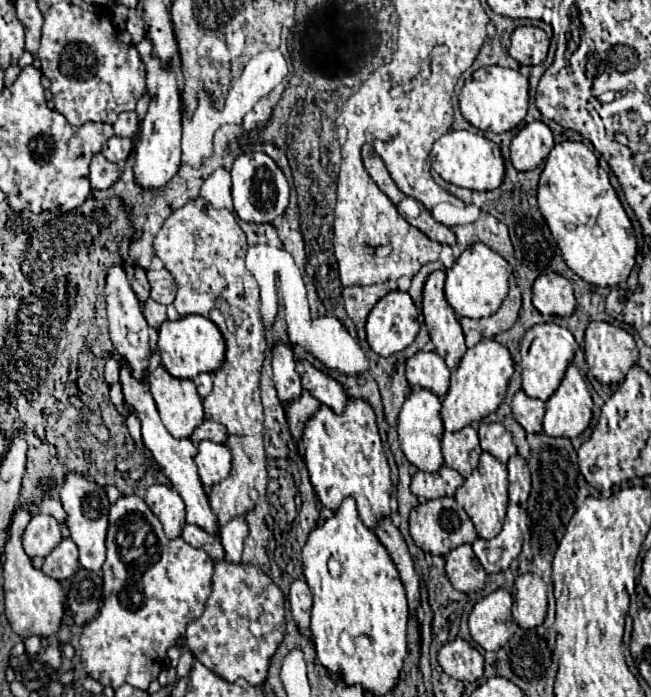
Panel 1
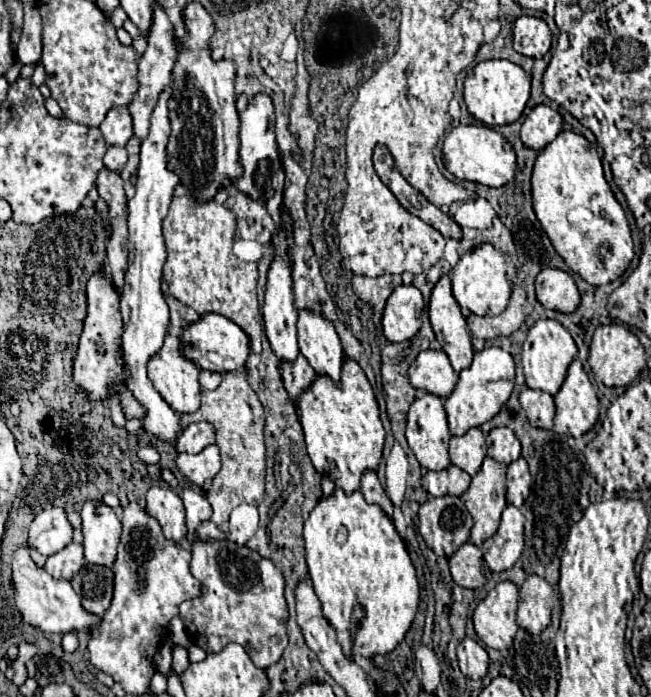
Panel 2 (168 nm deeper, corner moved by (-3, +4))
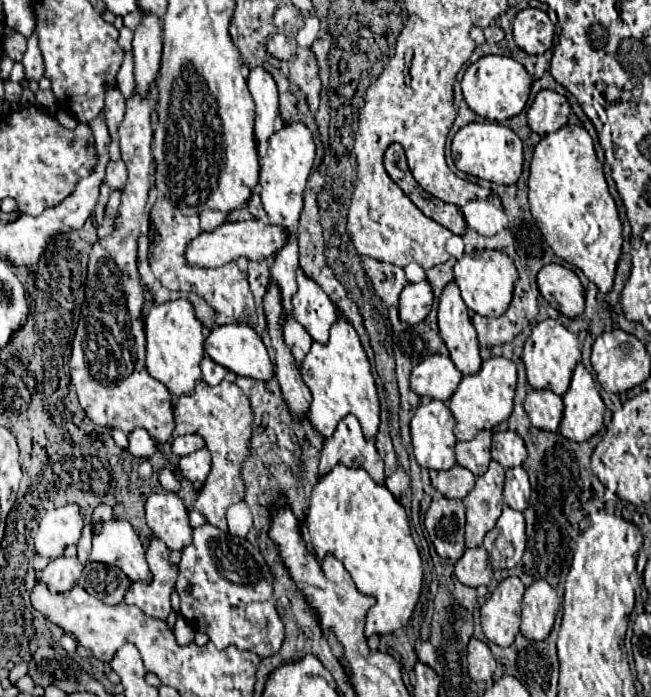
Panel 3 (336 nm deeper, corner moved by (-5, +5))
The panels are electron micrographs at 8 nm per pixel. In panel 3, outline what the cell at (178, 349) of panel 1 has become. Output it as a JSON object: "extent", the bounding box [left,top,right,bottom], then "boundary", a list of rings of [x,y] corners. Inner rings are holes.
{"extent":[204,324,274,382],"boundary":[[[226,324],[226,326],[214,326],[214,330],[210,332],[210,336],[204,342],[204,350],[206,354],[222,364],[224,368],[232,370],[238,376],[246,376],[246,378],[254,378],[254,380],[264,380],[268,382],[274,376],[274,364],[268,356],[268,350],[262,342],[262,338],[256,334],[254,328],[246,326],[246,324]]]}

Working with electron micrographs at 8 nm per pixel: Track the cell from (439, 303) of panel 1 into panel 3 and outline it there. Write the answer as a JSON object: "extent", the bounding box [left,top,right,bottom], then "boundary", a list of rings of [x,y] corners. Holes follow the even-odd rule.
{"extent":[438,282,482,376],"boundary":[[[450,282],[442,292],[438,306],[438,326],[440,326],[440,336],[456,368],[464,376],[476,374],[482,366],[476,330],[472,326],[470,316],[466,314],[464,300],[454,282]]]}

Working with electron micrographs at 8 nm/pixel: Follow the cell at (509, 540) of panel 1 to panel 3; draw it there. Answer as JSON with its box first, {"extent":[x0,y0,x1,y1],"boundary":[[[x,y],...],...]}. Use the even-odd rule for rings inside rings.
{"extent":[484,508,526,568],"boundary":[[[504,508],[502,516],[496,522],[496,528],[484,536],[484,548],[488,550],[488,558],[492,568],[514,568],[526,548],[526,534],[524,534],[524,516],[512,508]]]}

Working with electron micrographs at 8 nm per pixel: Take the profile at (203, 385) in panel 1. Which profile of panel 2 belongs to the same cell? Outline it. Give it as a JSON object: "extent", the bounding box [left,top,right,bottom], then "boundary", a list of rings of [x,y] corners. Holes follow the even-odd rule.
{"extent":[200,371,220,389],"boundary":[[[200,371],[200,385],[202,389],[216,389],[220,385],[220,373],[212,373],[212,371]]]}

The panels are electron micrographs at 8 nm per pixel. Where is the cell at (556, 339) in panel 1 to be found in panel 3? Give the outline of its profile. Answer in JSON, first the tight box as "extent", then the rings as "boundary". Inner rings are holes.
{"extent":[524,318,582,394],"boundary":[[[548,318],[542,320],[530,334],[530,338],[524,344],[524,364],[526,364],[526,374],[528,374],[528,382],[532,388],[536,390],[552,390],[554,394],[564,394],[570,386],[570,378],[572,372],[576,368],[576,364],[582,358],[582,344],[580,340],[568,332],[560,322]]]}

